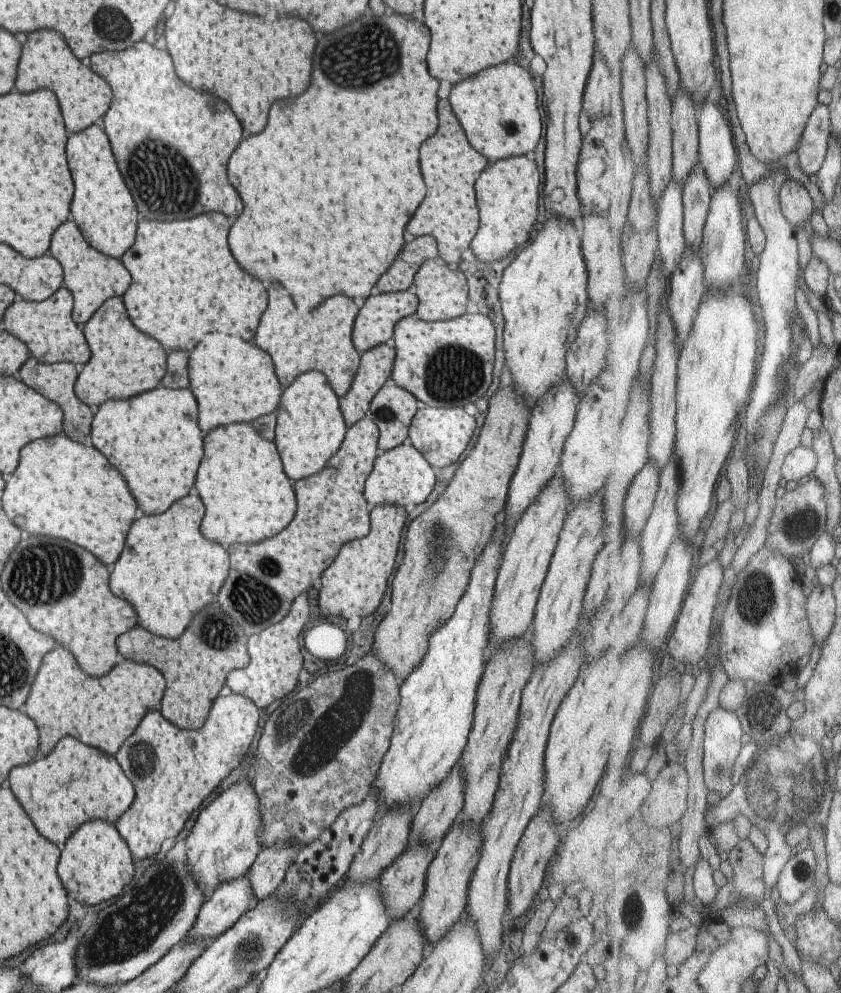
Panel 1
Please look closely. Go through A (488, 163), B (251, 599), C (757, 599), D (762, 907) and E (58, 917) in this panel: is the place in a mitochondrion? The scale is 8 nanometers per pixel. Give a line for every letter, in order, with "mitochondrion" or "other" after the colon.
A: other
B: mitochondrion
C: mitochondrion
D: other
E: other

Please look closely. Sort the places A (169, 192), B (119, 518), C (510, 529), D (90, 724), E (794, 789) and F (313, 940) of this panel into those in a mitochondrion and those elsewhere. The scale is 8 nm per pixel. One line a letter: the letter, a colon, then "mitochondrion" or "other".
A: mitochondrion
B: other
C: other
D: other
E: mitochondrion
F: other

